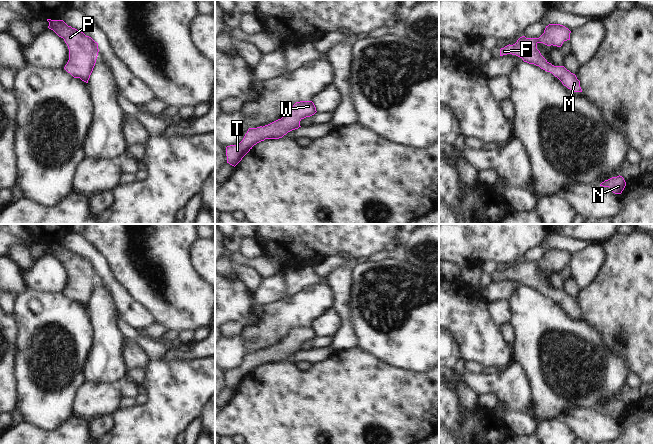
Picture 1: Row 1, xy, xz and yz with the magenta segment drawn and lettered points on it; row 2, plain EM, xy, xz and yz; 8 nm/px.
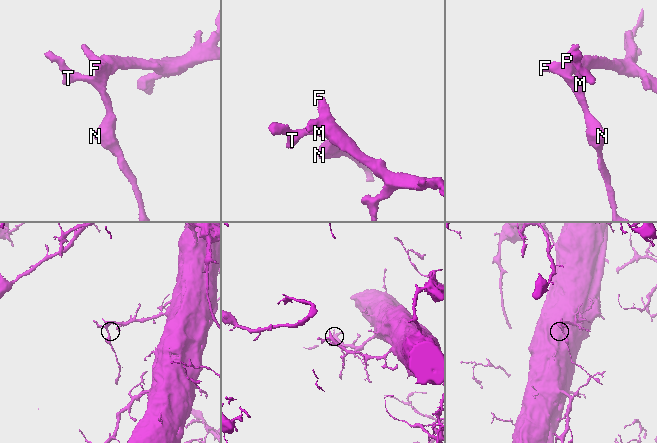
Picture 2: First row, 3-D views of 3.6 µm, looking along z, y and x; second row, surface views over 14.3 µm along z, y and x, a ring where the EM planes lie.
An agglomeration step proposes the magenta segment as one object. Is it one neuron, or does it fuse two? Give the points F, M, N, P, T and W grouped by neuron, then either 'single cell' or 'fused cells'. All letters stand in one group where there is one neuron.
F M N P T W; single cell

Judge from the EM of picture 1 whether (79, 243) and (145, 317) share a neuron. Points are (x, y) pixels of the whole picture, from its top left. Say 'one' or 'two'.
one

